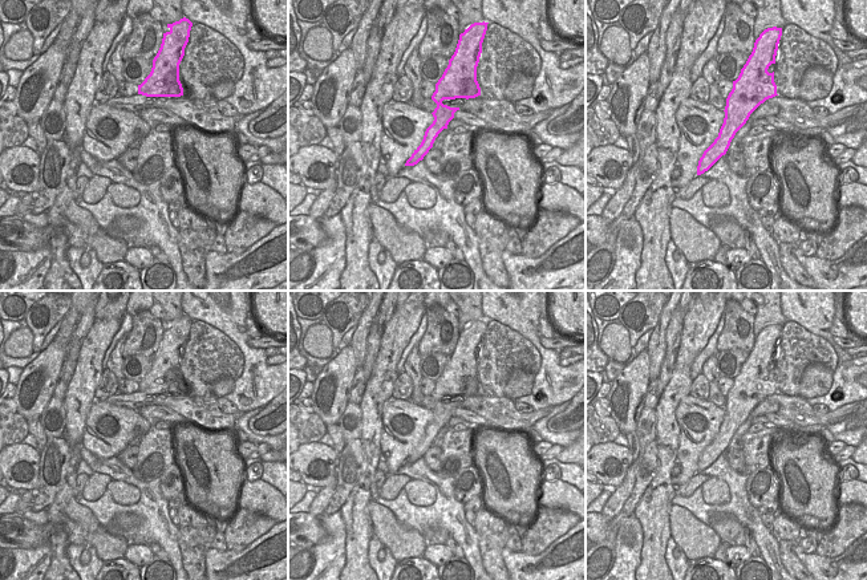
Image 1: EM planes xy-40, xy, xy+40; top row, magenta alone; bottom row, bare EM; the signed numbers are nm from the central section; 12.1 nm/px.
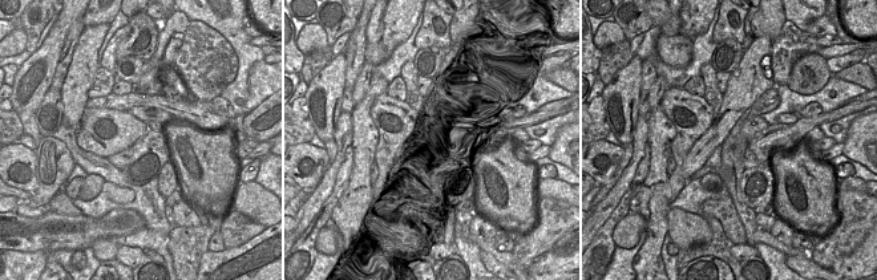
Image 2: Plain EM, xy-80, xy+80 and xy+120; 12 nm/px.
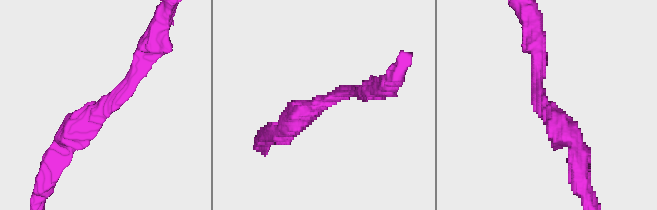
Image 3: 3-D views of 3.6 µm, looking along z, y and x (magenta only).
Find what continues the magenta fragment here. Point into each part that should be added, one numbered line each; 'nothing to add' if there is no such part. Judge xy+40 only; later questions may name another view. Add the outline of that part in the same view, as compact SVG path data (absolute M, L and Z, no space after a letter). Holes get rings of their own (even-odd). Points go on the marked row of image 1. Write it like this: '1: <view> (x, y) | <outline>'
nothing to add

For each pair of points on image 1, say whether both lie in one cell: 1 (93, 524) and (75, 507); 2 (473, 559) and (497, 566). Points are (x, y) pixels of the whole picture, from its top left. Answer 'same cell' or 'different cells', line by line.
1: same cell
2: different cells

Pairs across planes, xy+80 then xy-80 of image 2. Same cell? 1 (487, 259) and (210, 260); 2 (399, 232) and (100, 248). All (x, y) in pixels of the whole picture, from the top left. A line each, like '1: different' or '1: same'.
1: different
2: same

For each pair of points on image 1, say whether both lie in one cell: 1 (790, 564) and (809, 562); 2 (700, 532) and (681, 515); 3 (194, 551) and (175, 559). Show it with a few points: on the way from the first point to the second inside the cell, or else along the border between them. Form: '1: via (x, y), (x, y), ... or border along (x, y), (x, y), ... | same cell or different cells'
1: border along (793, 546), (793, 552), (805, 566) | different cells
2: via (696, 530), (685, 519) | same cell
3: border along (177, 527), (177, 543), (183, 566) | different cells

